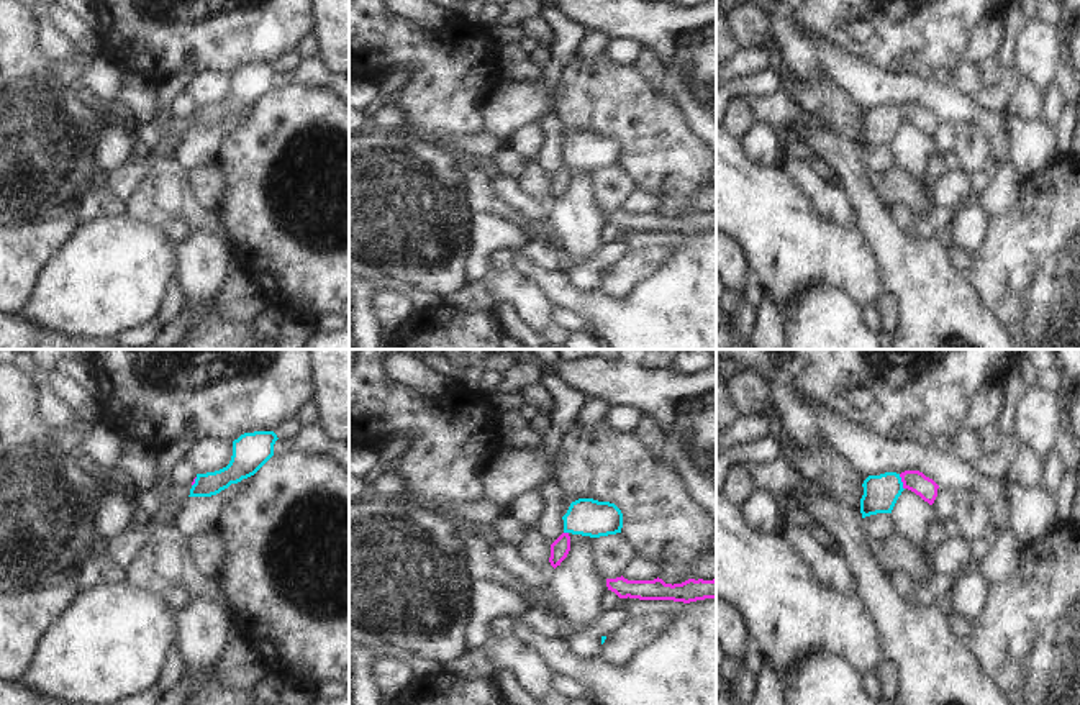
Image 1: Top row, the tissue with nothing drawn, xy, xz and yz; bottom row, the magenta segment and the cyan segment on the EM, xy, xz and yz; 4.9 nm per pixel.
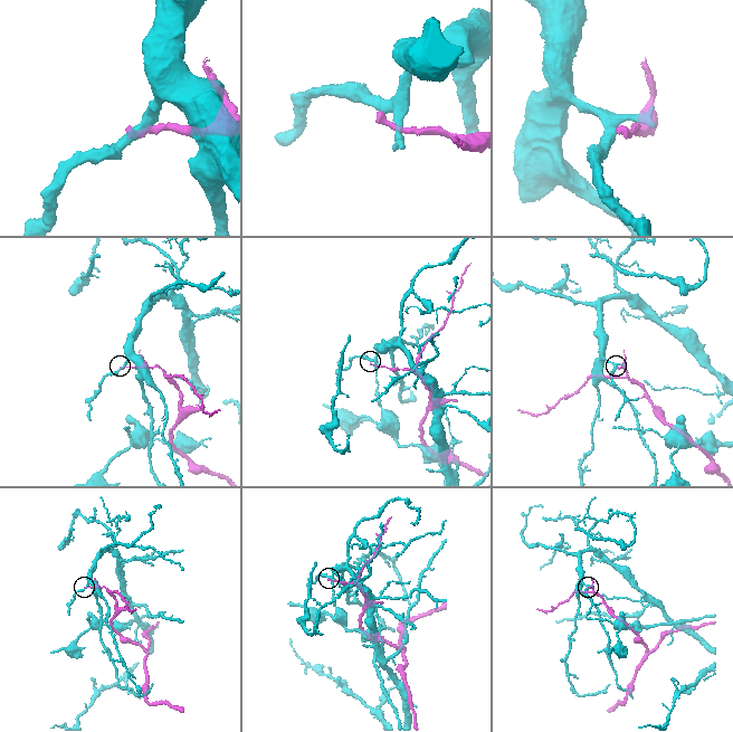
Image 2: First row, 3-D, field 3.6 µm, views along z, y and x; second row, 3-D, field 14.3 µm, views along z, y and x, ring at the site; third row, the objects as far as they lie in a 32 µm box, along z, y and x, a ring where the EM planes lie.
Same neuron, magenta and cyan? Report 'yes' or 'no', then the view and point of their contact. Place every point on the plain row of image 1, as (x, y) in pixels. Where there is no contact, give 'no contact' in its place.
no | yz (902, 113)

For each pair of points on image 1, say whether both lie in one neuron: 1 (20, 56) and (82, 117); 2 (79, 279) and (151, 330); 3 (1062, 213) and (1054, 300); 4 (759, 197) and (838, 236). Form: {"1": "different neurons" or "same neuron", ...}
{"1": "same neuron", "2": "different neurons", "3": "same neuron", "4": "same neuron"}

